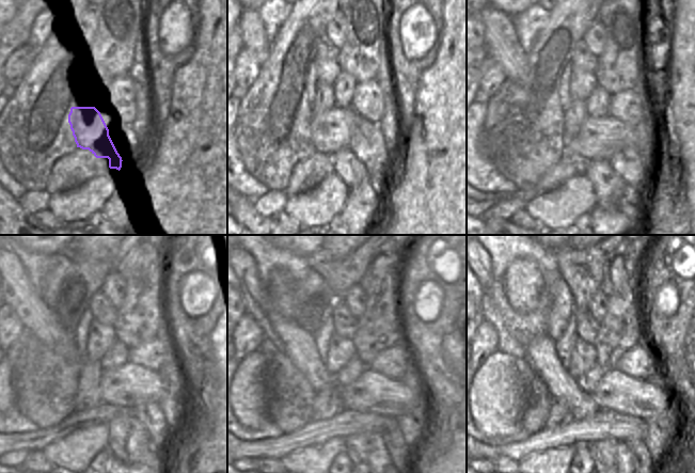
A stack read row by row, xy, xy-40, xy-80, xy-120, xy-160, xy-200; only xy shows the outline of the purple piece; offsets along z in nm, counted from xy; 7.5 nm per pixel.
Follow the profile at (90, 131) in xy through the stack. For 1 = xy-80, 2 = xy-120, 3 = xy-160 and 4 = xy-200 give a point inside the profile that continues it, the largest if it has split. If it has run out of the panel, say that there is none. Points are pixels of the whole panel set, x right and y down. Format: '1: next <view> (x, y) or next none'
1: next xy-80 (595, 139)
2: next xy-120 (129, 385)
3: next xy-160 (373, 392)
4: next xy-200 (617, 391)

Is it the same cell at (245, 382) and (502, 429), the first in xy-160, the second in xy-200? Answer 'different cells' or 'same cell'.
same cell

